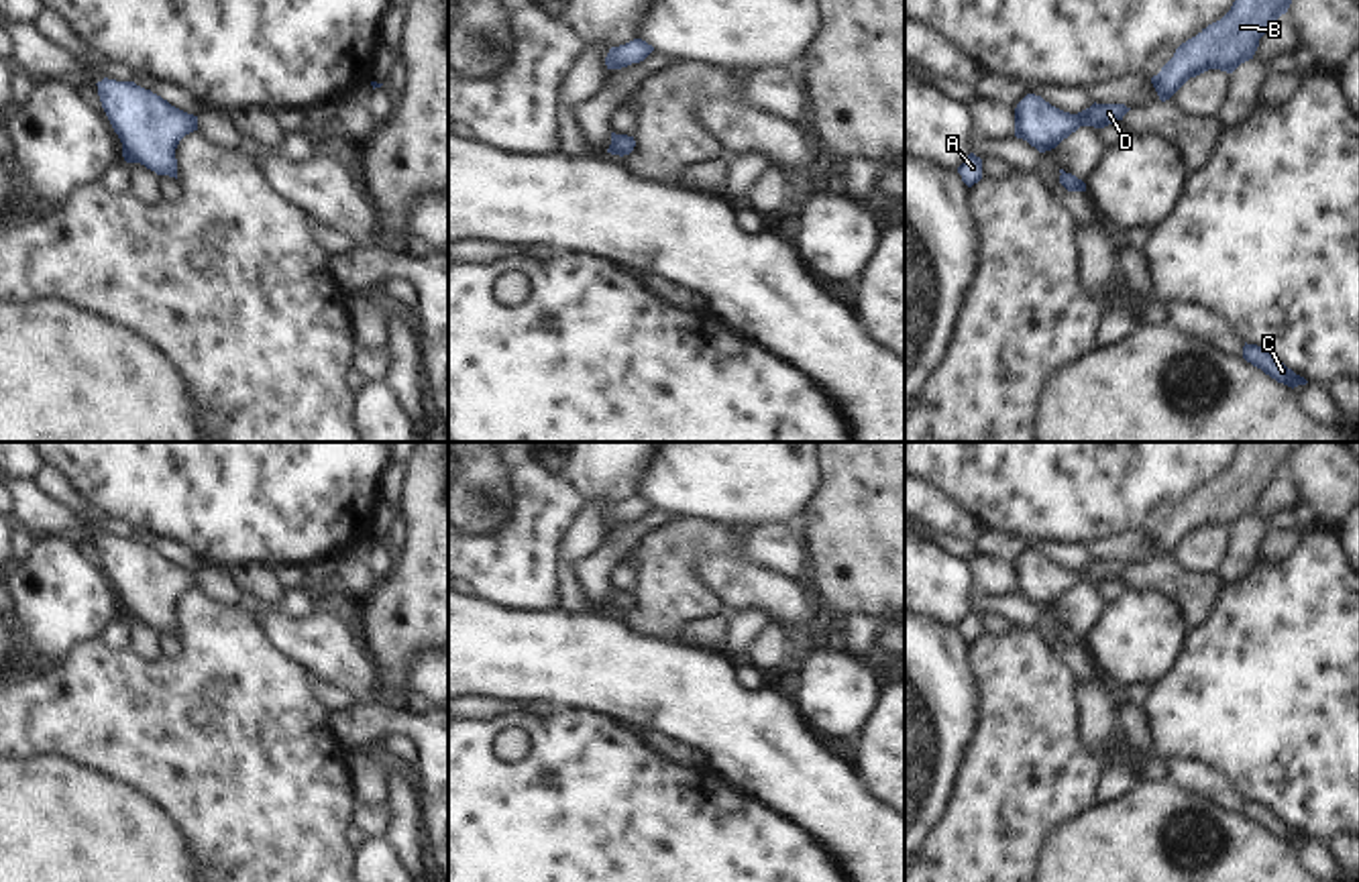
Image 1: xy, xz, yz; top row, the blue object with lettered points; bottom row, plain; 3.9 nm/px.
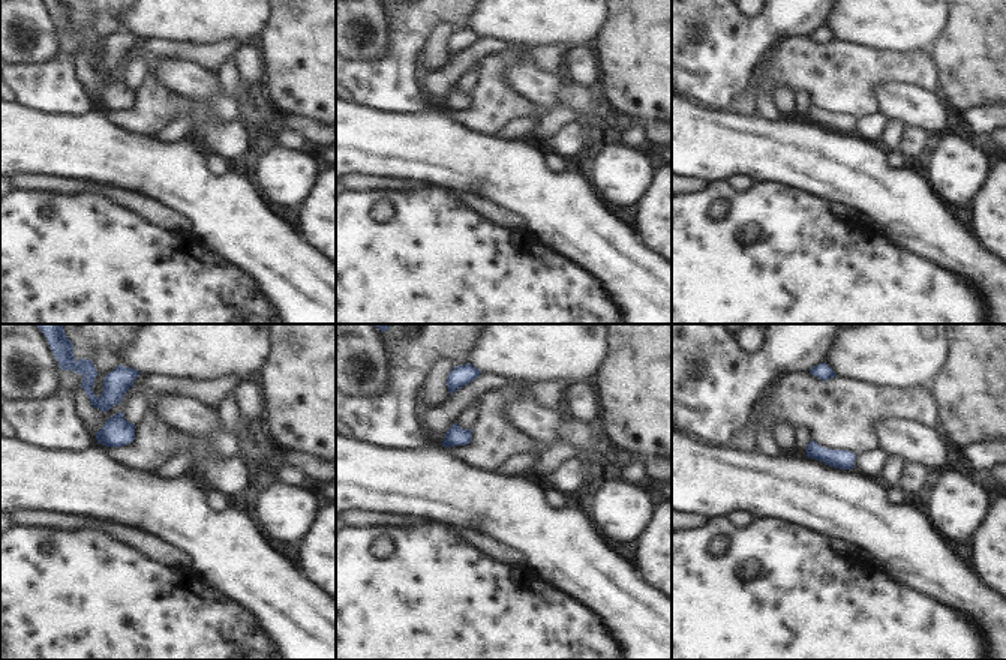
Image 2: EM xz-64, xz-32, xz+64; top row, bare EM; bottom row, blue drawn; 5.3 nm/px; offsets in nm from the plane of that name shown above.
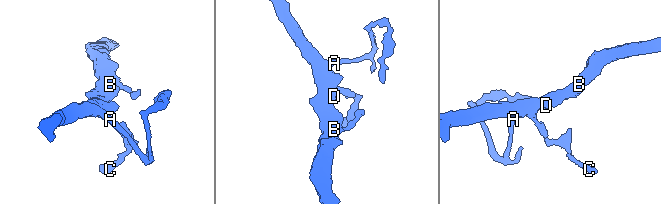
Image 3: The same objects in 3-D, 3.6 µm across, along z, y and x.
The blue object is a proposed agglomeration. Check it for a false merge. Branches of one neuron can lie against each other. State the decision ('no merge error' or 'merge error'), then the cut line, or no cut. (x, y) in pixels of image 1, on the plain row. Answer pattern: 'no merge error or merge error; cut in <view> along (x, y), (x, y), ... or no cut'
no merge error; no cut

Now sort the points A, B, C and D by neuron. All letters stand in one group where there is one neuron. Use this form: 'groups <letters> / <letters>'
groups A B C D

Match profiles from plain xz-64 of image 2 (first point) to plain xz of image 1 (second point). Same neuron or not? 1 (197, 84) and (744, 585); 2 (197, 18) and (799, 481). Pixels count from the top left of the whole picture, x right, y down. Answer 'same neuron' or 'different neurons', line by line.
1: same neuron
2: same neuron

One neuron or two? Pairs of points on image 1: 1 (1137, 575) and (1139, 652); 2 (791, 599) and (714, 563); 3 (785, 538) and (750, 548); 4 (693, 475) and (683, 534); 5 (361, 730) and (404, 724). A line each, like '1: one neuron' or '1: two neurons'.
1: two neurons
2: one neuron
3: one neuron
4: two neurons
5: one neuron

